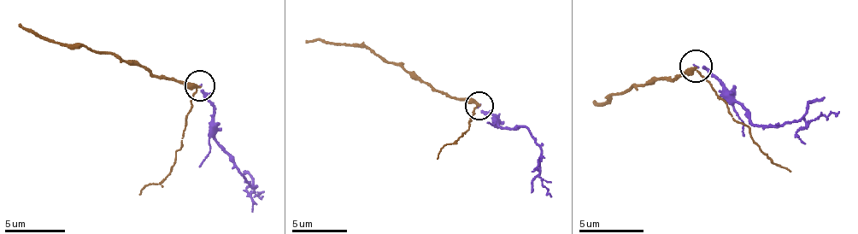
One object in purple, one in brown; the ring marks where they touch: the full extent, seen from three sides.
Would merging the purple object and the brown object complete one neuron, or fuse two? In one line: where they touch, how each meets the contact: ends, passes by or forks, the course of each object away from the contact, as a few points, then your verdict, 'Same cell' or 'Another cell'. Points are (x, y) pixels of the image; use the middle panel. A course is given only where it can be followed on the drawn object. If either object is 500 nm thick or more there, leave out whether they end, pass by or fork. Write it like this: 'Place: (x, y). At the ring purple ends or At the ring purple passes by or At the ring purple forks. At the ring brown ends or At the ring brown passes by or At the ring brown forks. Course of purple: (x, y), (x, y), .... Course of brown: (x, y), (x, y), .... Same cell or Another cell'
Place: (478, 106). At the ring purple ends. At the ring brown passes by. Course of purple: (478, 107), (493, 117), (495, 121), (525, 128), (542, 152), (536, 170), (552, 195). Course of brown: (478, 106), (434, 90), (395, 64), (380, 61), (367, 48), (305, 41). Another cell

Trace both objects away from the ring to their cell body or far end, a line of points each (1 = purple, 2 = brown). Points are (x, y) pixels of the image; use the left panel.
1: (198, 85), (212, 108), (211, 130), (240, 175), (255, 184), (248, 192), (264, 195)
2: (198, 88), (152, 78), (112, 54), (47, 42), (18, 23)

